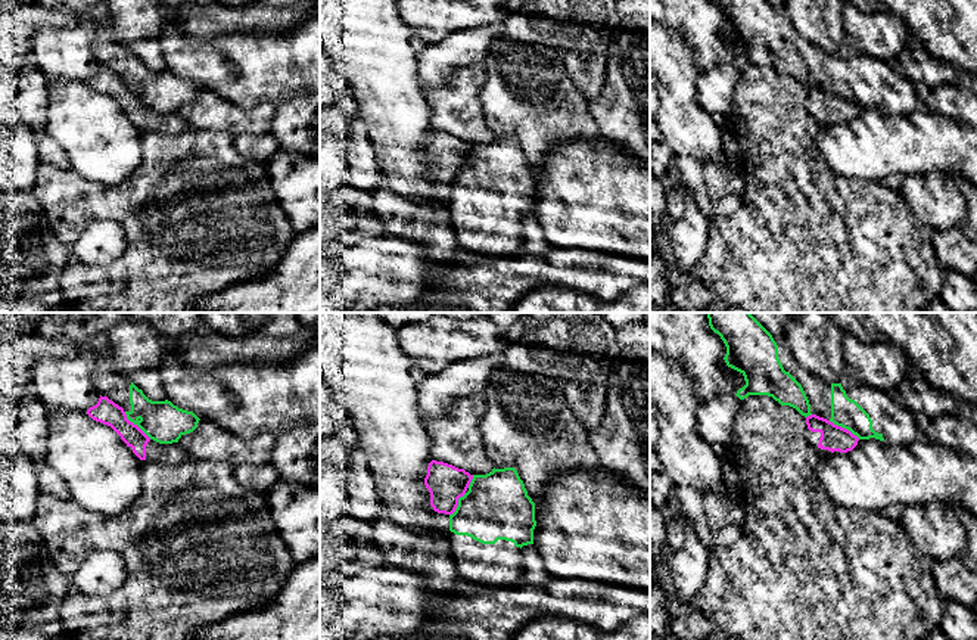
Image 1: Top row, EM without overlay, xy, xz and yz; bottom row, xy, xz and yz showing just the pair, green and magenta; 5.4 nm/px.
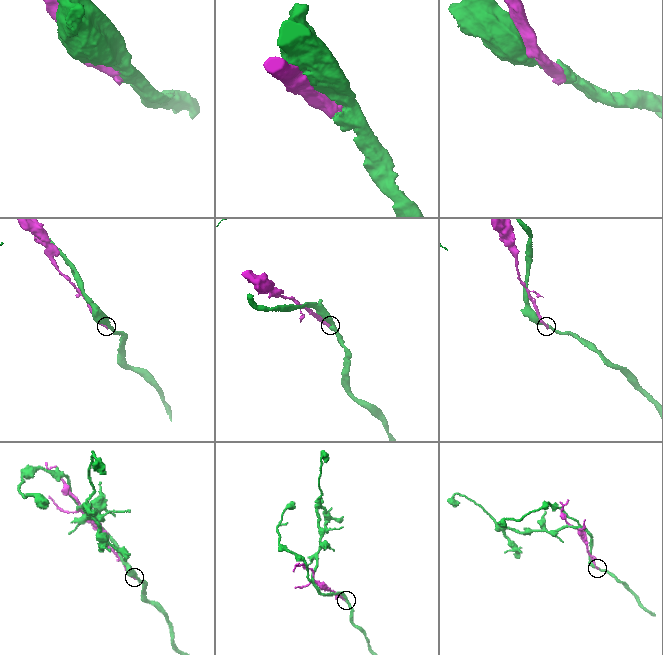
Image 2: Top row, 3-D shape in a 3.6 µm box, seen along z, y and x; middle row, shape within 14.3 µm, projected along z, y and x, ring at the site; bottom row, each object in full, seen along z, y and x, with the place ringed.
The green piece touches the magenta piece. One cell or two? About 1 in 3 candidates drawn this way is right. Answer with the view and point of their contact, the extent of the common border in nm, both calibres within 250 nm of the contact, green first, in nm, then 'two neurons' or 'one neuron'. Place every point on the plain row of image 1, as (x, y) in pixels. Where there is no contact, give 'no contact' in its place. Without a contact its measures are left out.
xy (136, 93) | 220 nm | 220/140 nm | two neurons

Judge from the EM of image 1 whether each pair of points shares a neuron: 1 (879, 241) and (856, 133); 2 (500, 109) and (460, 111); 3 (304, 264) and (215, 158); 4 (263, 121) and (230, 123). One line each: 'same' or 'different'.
1: different
2: different
3: different
4: same

